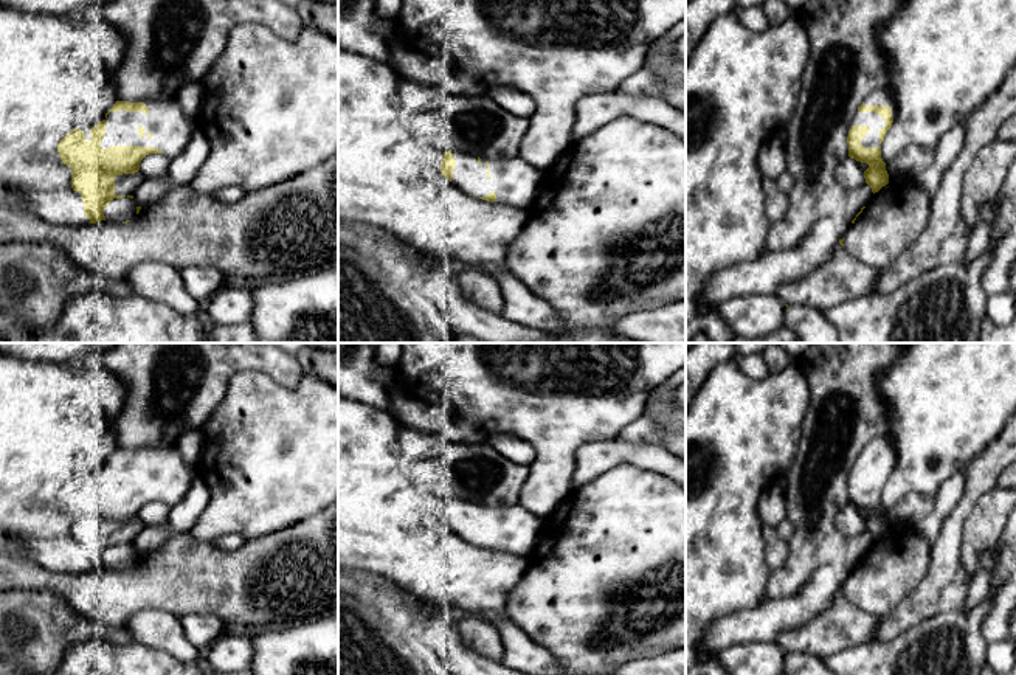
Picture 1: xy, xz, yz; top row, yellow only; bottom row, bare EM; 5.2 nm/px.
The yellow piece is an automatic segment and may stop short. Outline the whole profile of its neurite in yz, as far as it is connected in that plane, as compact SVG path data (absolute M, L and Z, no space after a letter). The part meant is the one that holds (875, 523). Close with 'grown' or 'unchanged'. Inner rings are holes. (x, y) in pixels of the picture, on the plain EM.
M881 434L864 447L848 473L848 504L869 512L864 526L873 542L889 531L886 511L881 506L881 490L895 462L895 444L887 434Z; grown

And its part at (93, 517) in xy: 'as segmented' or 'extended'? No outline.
extended

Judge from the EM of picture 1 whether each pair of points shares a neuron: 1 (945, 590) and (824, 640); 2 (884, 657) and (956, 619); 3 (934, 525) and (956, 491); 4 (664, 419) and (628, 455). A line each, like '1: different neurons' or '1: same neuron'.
1: different neurons
2: same neuron
3: same neuron
4: different neurons

